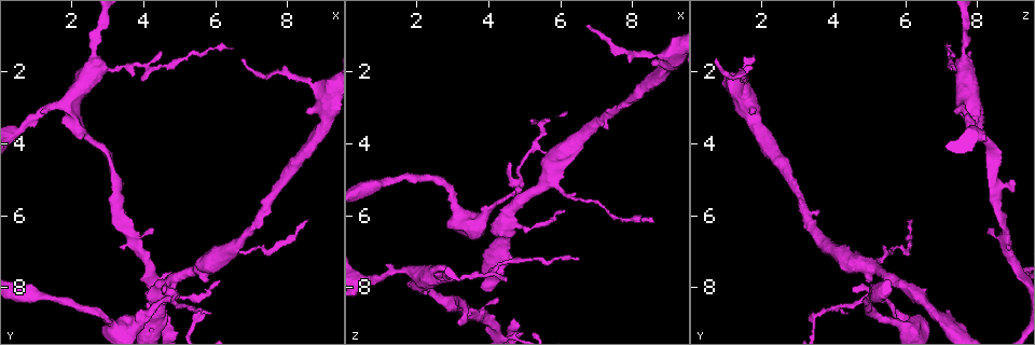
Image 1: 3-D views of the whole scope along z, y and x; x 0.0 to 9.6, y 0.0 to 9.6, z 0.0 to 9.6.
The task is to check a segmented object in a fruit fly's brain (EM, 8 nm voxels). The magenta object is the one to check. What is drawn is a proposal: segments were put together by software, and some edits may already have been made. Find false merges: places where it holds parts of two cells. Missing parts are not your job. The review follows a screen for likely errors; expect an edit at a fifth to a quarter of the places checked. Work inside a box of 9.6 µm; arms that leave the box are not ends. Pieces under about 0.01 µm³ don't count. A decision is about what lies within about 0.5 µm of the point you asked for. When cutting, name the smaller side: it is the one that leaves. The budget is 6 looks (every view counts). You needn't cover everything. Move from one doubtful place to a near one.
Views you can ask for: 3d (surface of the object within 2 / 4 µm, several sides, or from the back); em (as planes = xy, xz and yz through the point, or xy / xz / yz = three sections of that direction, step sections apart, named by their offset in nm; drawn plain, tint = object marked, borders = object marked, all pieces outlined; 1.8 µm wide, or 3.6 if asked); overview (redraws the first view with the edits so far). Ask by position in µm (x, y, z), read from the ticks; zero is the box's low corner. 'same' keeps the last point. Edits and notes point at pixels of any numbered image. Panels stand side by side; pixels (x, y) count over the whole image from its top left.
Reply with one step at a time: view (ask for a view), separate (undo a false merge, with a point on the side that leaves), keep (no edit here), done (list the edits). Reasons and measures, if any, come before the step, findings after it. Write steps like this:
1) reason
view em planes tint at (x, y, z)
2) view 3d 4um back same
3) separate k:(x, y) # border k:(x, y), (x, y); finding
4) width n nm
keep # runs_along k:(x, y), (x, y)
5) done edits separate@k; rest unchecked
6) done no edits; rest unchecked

small branch off a trunk
view em 3.6um yz step 4 tint at (2.65, 1.95, 7.60)

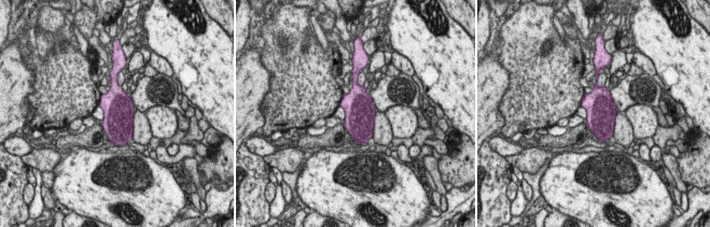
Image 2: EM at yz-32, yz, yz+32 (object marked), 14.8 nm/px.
another direction
view em 3.6um planes tint same

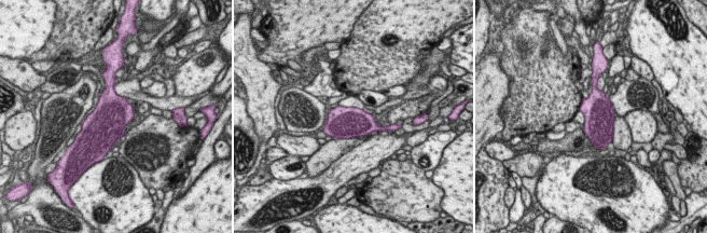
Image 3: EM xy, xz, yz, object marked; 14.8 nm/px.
keep # all the same cell

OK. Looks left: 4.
branch point
view em yz step 8 tint at (3.30, 5.05, 8.45)

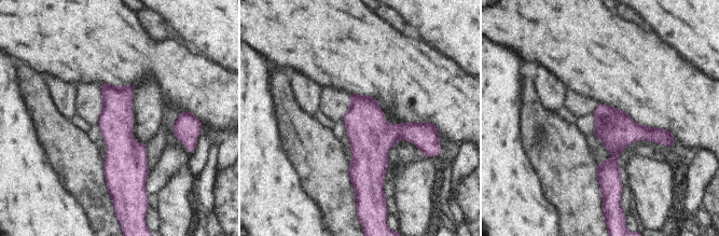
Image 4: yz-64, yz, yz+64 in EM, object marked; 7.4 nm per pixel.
keep # one cell here

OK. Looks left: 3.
sudden change in width
view em planes borders at (6.15, 7.05, 5.45)

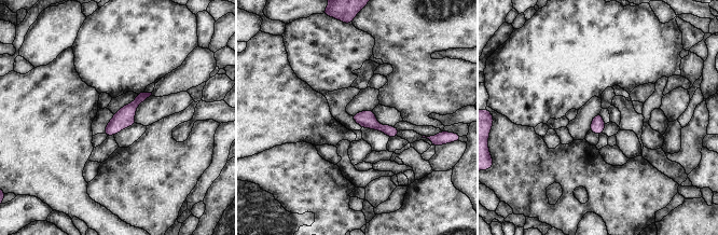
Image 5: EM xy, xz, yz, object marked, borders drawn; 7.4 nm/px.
keep # runs_along 5:(146, 95), (107, 132); continuous, no second cell

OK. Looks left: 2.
done no edits; rest unchecked

